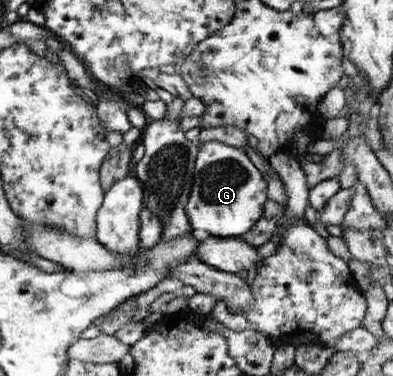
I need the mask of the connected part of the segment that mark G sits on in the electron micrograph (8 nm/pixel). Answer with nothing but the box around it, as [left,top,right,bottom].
[184,140,267,238]

